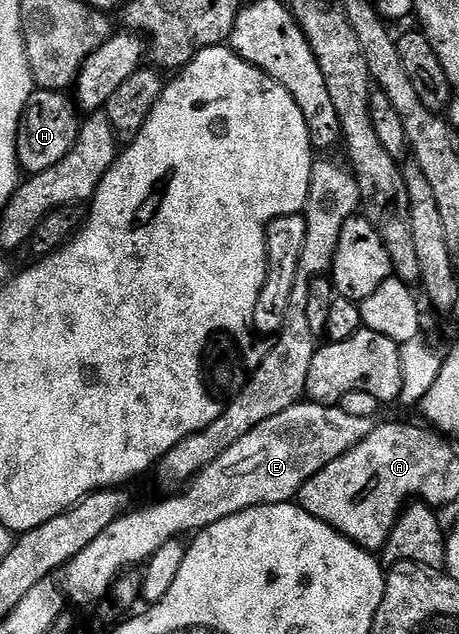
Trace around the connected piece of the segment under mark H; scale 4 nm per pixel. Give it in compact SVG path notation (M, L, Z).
M38 88L28 98L22 120L18 124L16 150L19 169L23 173L33 174L48 170L48 166L56 166L60 158L74 149L79 127L79 109L66 92L49 92L46 88Z

